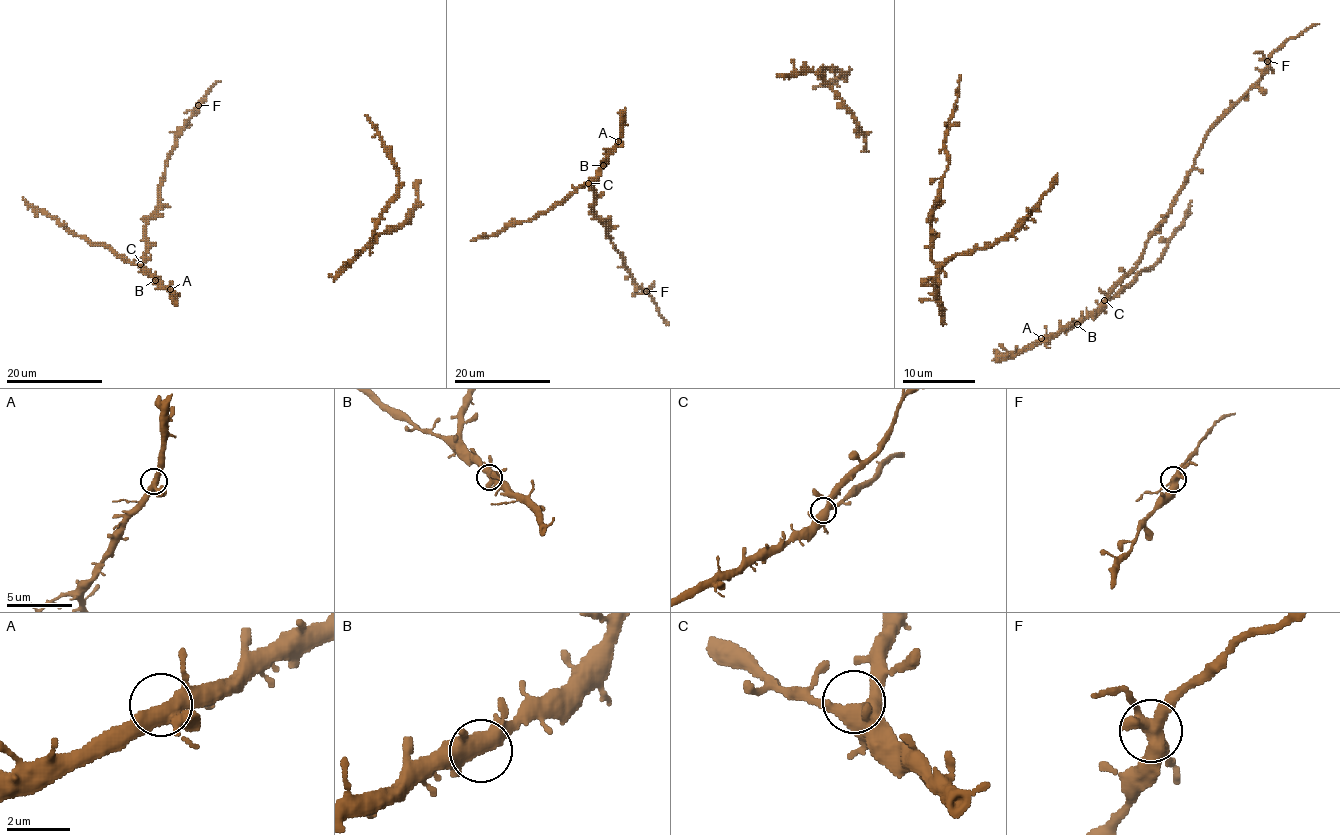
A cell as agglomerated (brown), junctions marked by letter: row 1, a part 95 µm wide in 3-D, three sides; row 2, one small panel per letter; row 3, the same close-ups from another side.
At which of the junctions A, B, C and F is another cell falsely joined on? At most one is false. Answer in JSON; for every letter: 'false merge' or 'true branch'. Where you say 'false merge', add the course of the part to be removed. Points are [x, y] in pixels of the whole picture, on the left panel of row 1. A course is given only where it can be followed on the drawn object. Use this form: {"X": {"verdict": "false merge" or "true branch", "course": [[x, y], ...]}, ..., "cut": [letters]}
{"A": {"verdict": "true branch"}, "B": {"verdict": "true branch"}, "C": {"verdict": "true branch"}, "F": {"verdict": "false merge", "course": [[198, 105], [184, 113]]}, "cut": ["F"]}

